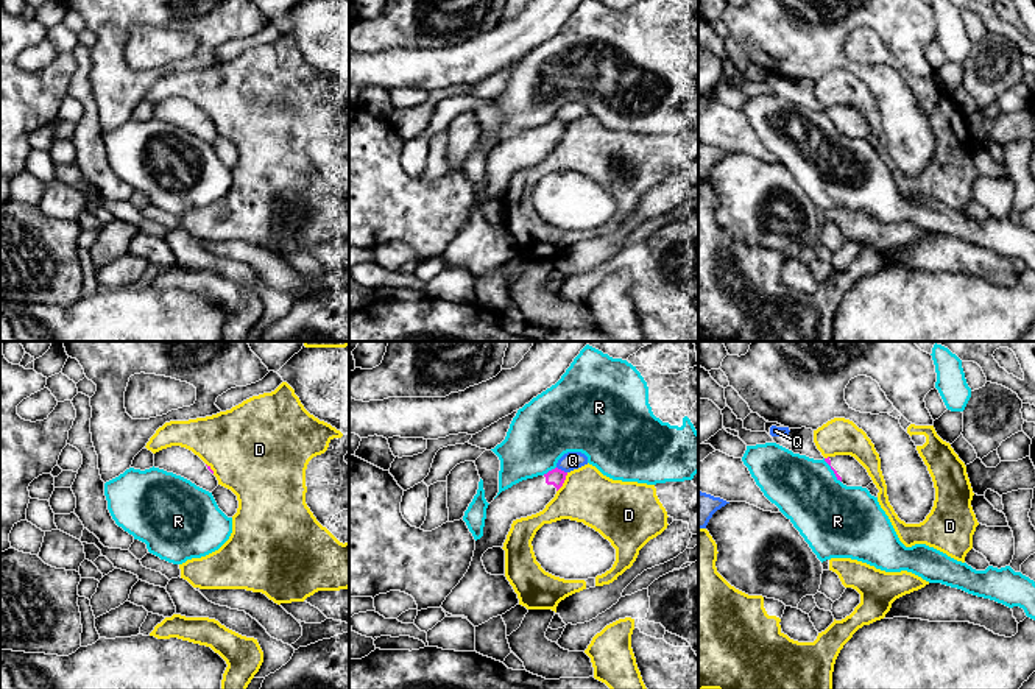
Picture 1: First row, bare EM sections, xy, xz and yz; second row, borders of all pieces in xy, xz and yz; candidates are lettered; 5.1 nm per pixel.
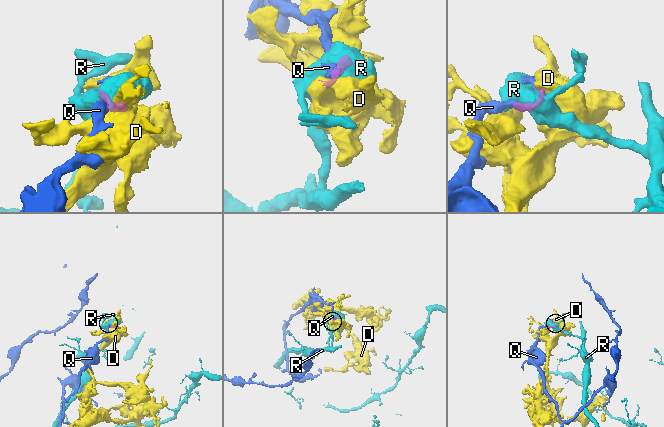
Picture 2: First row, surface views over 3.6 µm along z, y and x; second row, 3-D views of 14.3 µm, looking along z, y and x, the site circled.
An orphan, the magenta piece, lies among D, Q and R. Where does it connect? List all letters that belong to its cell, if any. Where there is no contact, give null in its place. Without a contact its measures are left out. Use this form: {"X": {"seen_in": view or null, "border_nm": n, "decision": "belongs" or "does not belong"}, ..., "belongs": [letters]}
{"D": {"seen_in": "xz", "border_nm": 120, "decision": "does not belong"}, "Q": {"seen_in": "xz", "border_nm": 70, "decision": "does not belong"}, "R": {"seen_in": "xz", "border_nm": 80, "decision": "does not belong"}, "belongs": []}

